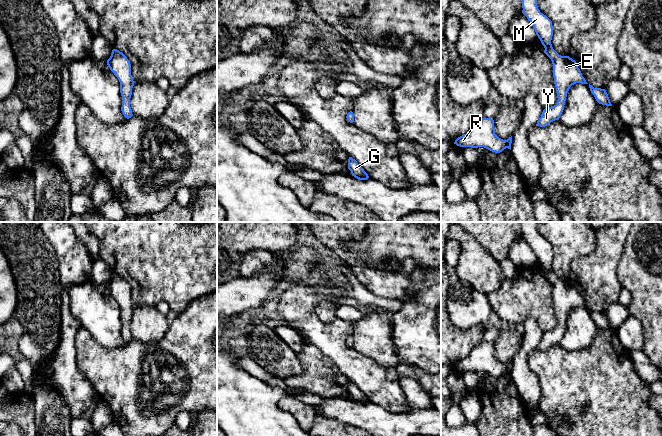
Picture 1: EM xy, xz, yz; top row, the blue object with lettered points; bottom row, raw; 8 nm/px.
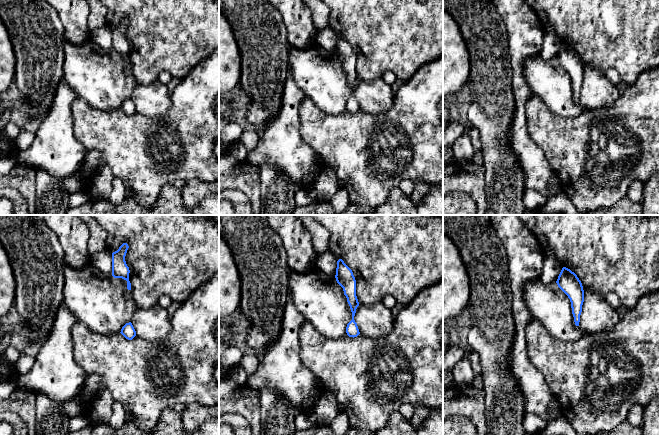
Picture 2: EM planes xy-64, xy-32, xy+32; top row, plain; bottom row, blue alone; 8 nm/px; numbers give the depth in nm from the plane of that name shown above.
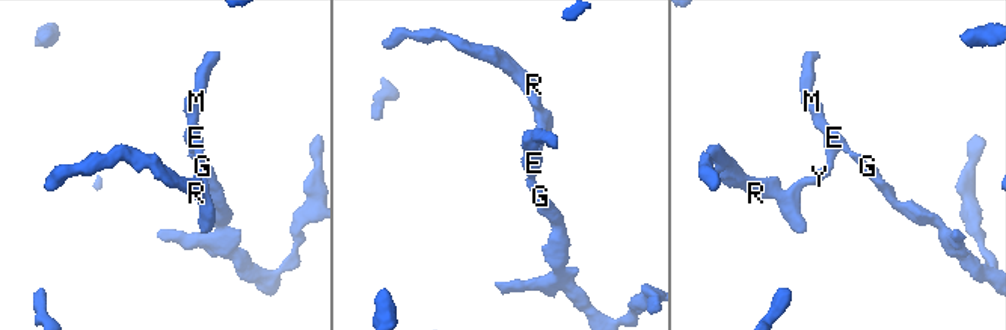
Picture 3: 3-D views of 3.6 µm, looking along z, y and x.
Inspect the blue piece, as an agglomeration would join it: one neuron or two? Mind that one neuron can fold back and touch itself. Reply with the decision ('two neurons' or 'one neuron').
one neuron

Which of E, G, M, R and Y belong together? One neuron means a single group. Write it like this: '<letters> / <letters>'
E G M R Y

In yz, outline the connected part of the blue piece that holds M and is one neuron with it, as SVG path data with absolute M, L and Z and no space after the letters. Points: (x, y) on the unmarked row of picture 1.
M521 222L522 237L531 246L536 259L540 263L545 274L544 277L551 283L553 288L554 308L557 316L557 328L545 332L536 350L545 351L555 344L559 344L570 311L576 307L588 308L582 300L575 284L569 280L559 279L552 271L553 260L552 245L540 236L537 230L538 222Z

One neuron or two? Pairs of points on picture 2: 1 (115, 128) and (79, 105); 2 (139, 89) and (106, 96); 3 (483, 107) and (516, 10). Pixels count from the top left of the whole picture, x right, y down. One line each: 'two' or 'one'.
1: one
2: two
3: two

